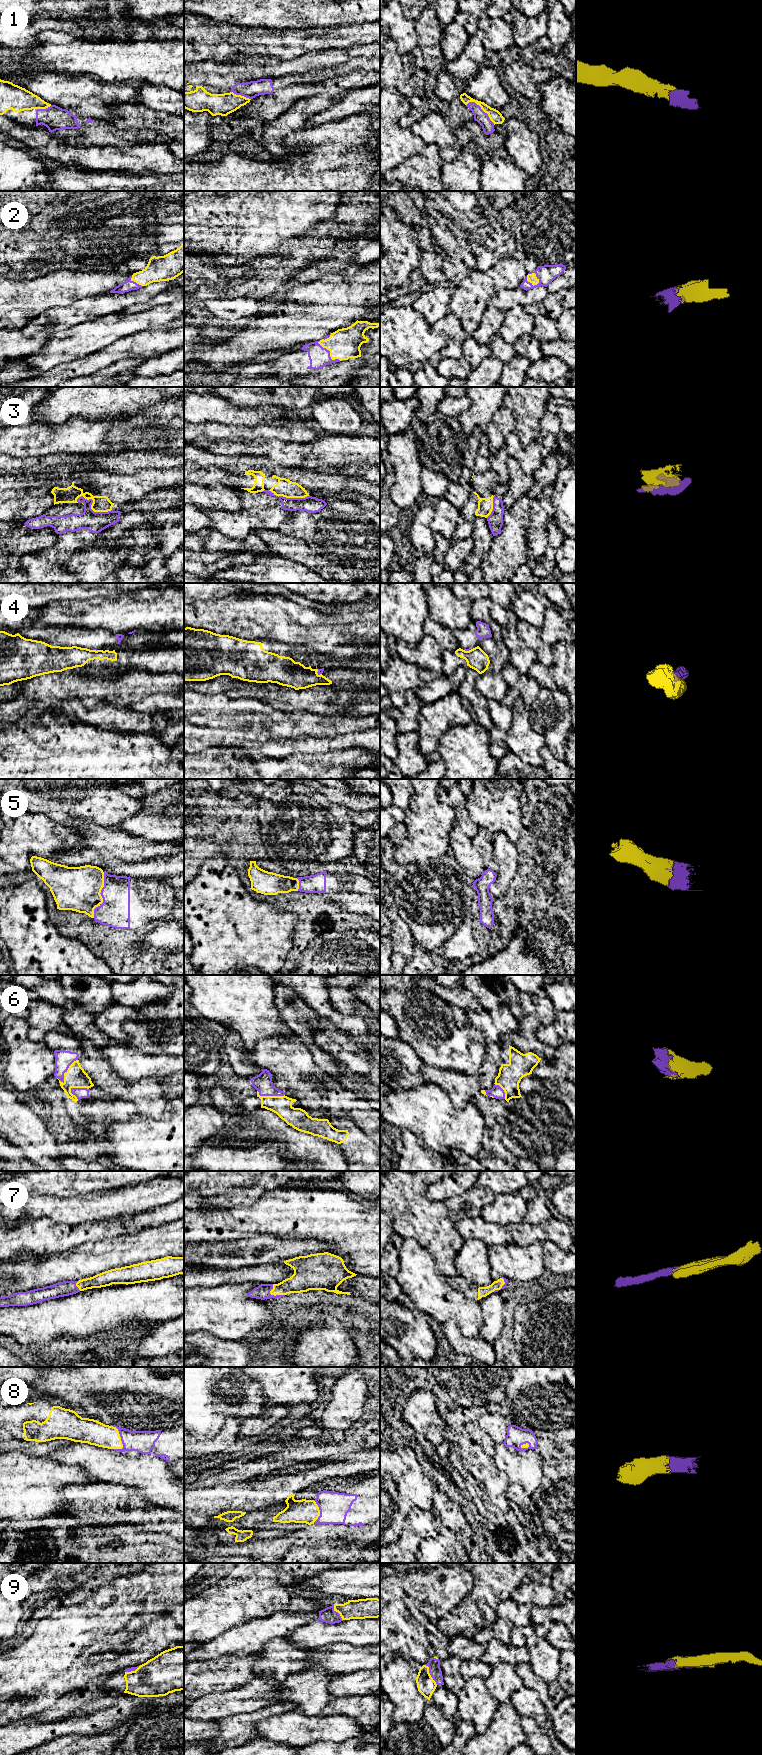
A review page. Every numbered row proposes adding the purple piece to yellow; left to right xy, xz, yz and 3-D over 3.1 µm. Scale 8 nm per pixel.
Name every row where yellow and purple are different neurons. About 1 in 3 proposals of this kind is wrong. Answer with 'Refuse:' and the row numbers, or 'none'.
Refuse: 3, 4

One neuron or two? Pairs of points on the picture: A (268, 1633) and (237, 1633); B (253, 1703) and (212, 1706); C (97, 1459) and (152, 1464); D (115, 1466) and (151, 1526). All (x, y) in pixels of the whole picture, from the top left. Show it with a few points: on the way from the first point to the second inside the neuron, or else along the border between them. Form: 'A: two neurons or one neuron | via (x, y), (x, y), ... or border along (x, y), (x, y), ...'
A: one neuron | via (260, 1633), (245, 1633)
B: one neuron | via (243, 1706), (222, 1706)
C: one neuron | via (111, 1469), (138, 1468)
D: two neurons | border along (104, 1481), (131, 1486)

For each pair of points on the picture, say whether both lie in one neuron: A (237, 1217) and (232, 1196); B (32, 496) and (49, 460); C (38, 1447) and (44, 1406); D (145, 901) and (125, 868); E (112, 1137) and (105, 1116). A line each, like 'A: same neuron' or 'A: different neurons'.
A: different neurons
B: different neurons
C: different neurons
D: different neurons
E: different neurons

